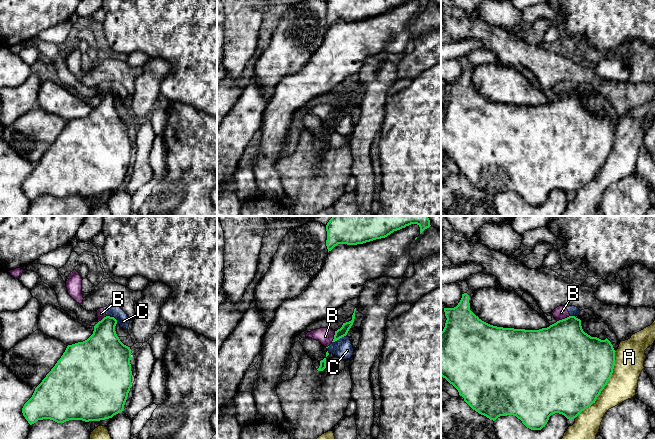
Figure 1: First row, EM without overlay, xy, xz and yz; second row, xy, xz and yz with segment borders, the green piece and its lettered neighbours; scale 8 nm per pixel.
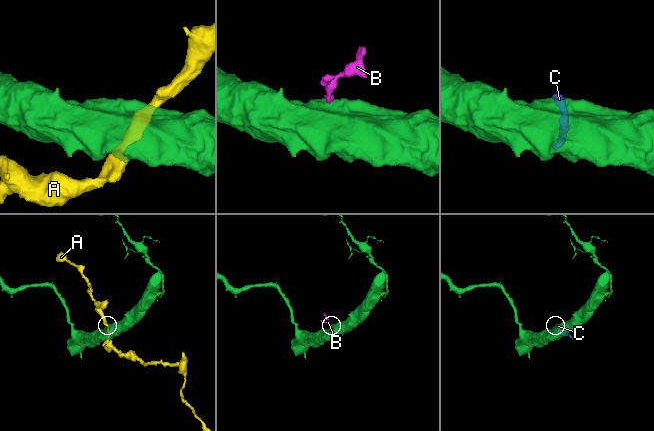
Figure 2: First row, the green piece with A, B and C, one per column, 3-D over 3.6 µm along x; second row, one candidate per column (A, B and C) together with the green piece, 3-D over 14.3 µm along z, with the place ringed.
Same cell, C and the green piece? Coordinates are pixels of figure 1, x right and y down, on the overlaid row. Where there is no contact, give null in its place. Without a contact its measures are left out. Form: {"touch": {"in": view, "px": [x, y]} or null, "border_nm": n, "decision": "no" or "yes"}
{"touch": {"in": "xz", "px": [339, 338]}, "border_nm": 140, "decision": "no"}

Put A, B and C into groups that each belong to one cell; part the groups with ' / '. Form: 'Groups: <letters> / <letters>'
Groups: A / B C

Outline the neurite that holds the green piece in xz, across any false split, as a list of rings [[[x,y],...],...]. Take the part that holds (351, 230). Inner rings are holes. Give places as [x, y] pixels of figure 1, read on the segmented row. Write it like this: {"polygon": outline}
{"polygon": [[[333,216],[326,225],[326,246],[329,252],[338,244],[363,244],[411,224],[420,227],[420,234],[431,226],[428,216]]]}

